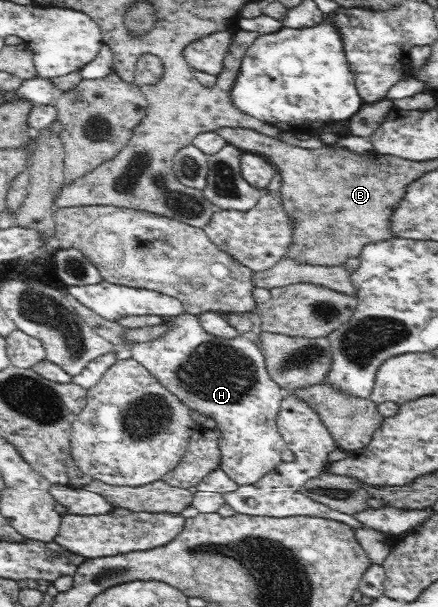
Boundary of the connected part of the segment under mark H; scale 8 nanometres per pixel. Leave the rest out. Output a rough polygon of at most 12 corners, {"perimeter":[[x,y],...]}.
{"perimeter":[[166,320],[132,345],[220,433],[236,486],[275,471],[285,392],[251,336]]}

